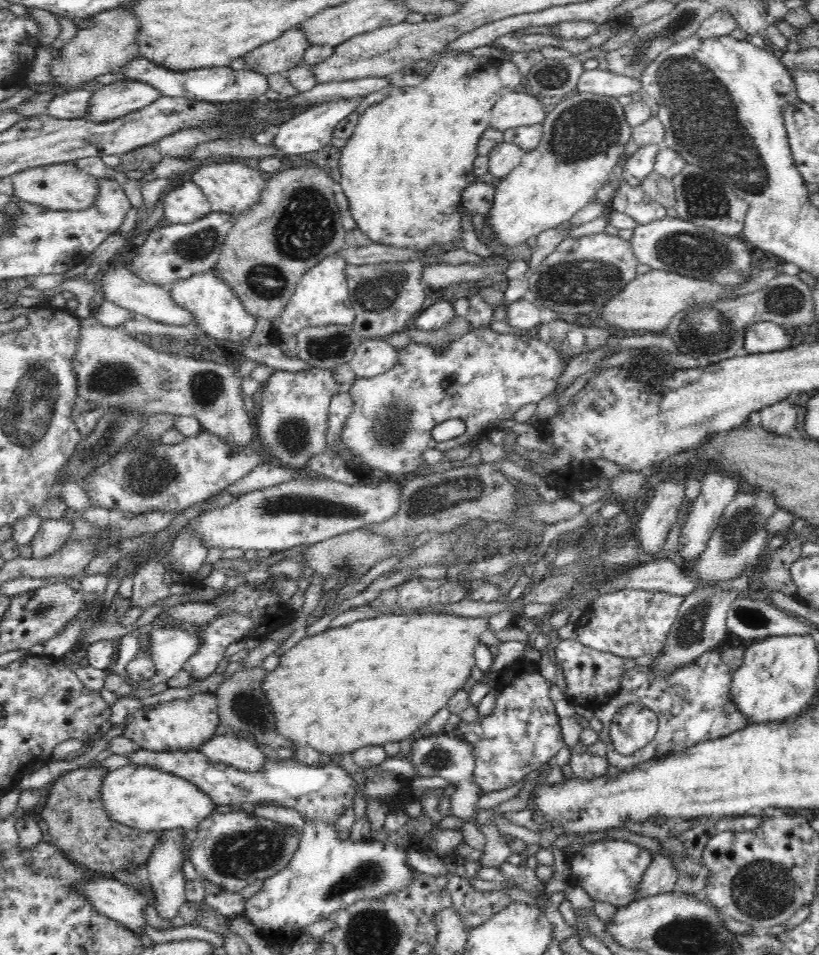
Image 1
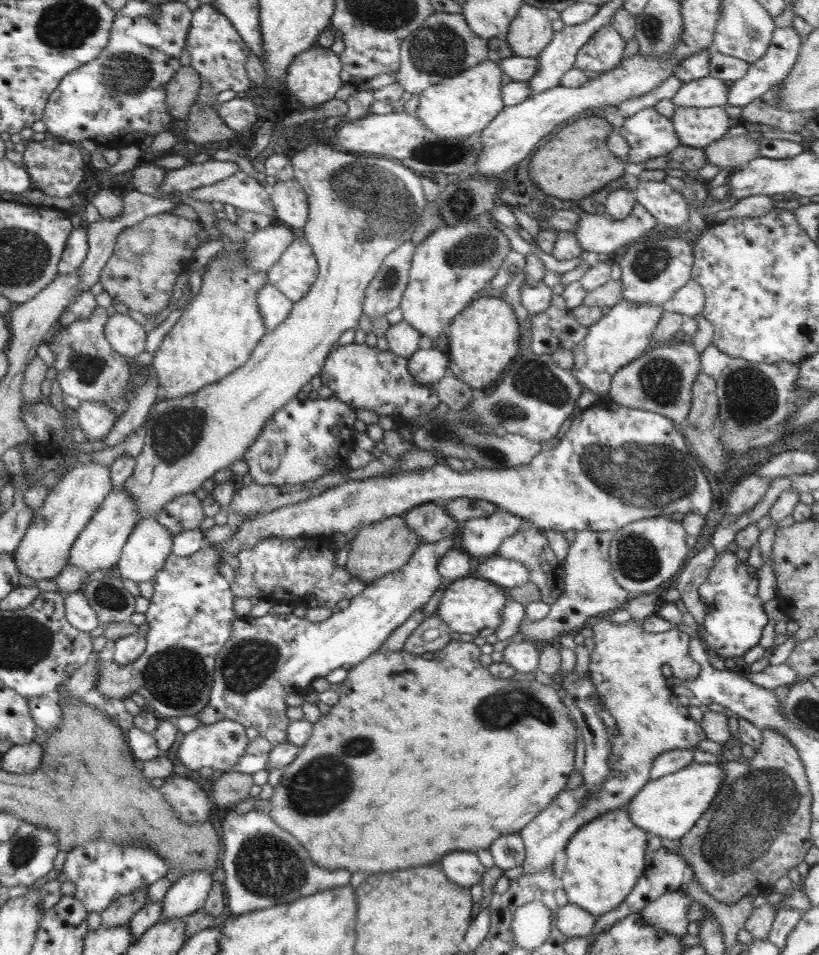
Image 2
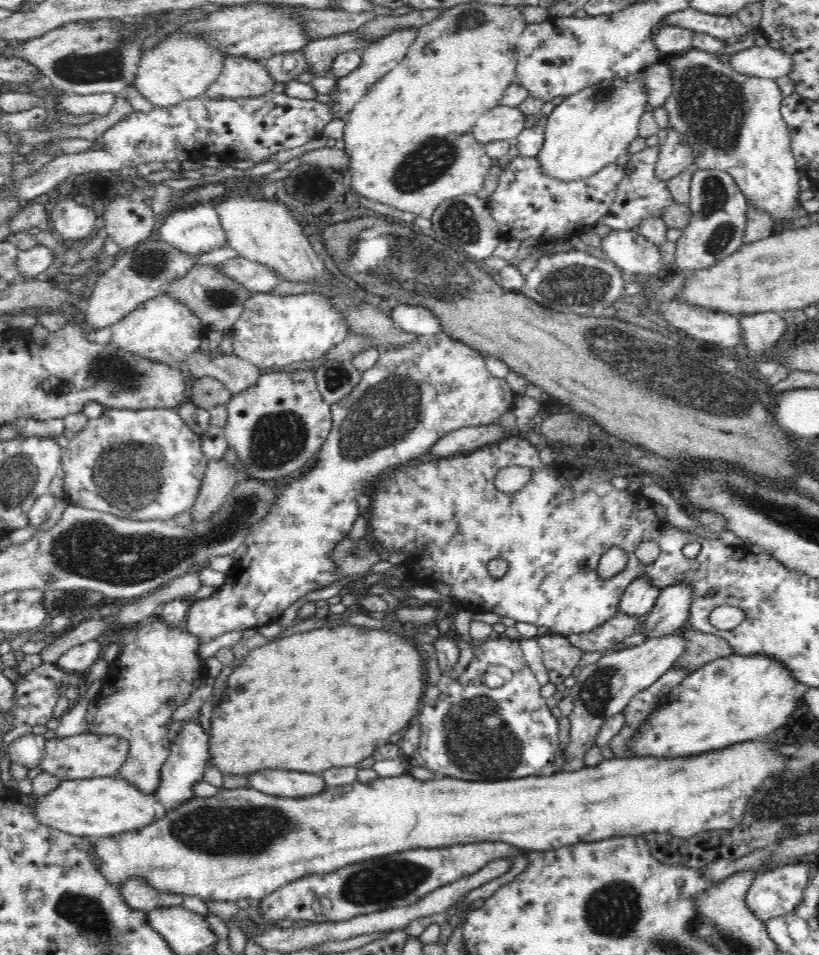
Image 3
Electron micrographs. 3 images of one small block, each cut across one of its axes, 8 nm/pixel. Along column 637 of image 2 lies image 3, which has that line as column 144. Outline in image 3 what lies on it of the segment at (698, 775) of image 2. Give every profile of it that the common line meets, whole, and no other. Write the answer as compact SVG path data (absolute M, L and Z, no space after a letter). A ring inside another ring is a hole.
M98 777L62 781L51 793L33 798L38 822L79 837L92 840L127 833L156 820L154 794L144 794L127 780Z

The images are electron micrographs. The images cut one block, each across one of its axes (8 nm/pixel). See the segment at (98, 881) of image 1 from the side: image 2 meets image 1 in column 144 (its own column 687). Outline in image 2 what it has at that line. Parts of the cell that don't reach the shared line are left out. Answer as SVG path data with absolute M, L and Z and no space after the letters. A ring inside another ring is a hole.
M672 891L662 894L656 900L649 902L639 911L643 922L656 930L683 937L690 921L686 918L690 901L684 893Z

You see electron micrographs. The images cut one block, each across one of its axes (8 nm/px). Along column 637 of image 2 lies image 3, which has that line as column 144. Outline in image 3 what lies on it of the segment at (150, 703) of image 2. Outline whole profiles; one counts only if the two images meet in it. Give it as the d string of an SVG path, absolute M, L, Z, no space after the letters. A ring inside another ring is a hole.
M104 408L98 418L88 419L87 425L74 434L69 440L68 445L62 451L62 469L64 469L64 499L68 500L70 505L98 512L114 514L116 517L128 518L136 521L172 521L173 518L180 514L190 512L194 507L196 498L198 497L202 481L208 467L209 459L202 450L202 437L196 431L192 431L186 421L182 419L180 413L176 409L140 409L140 410L124 410L124 409L106 409Z

